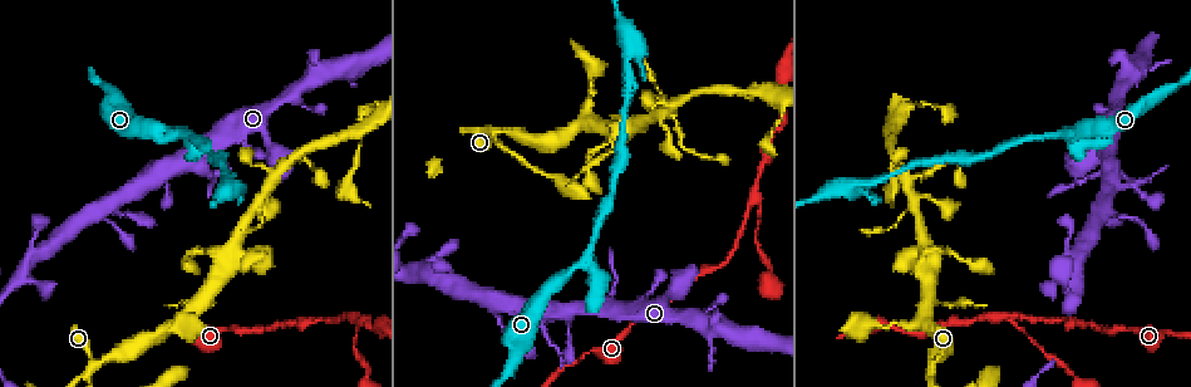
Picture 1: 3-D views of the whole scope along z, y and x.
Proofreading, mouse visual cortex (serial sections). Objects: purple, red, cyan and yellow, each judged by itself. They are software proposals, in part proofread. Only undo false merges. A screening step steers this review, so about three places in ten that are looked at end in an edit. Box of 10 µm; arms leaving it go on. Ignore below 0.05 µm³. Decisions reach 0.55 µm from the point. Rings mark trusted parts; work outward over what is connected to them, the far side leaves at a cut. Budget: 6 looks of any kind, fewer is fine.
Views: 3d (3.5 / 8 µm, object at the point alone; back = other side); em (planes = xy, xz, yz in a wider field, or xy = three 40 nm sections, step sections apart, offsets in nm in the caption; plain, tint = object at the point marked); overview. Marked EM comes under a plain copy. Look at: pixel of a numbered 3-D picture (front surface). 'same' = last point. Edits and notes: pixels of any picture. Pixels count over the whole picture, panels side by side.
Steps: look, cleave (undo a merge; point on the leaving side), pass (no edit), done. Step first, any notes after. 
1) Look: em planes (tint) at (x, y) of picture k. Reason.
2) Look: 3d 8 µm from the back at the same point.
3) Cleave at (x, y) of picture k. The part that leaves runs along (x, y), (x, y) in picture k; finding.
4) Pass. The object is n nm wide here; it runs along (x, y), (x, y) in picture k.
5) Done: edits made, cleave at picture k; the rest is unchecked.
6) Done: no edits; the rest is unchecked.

Look: 3d 8 µm from the back at (1101, 210) of picture 1. Sharp bend.

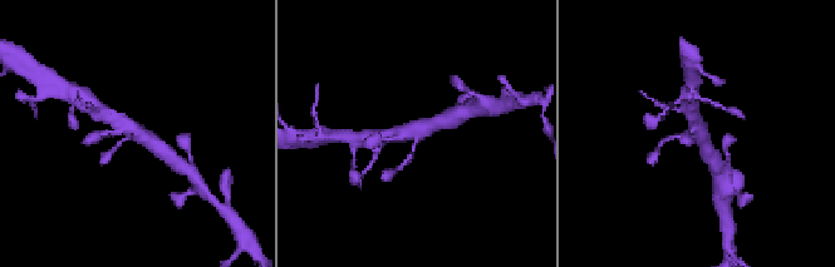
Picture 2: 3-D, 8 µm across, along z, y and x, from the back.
Look: 3d 3.5 µm at the same point.

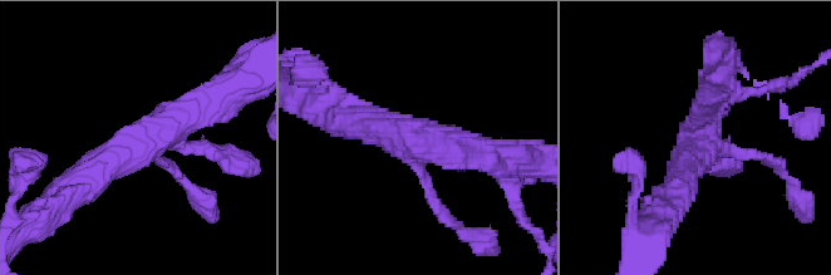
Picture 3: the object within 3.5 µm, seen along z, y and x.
Look: em xy step 1 (tint) at (417, 140) of picture 3.

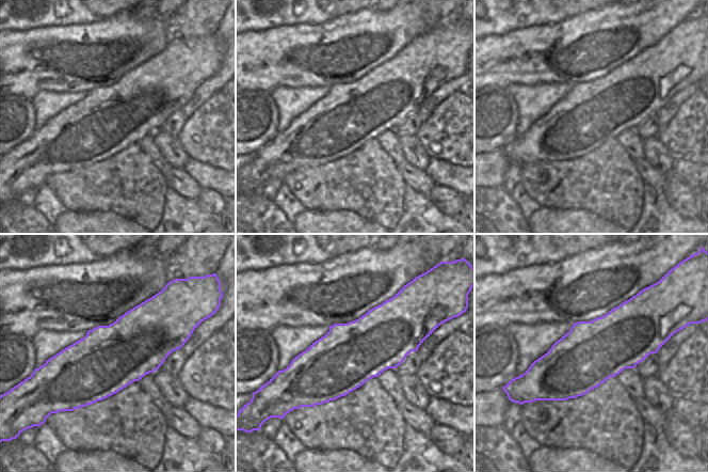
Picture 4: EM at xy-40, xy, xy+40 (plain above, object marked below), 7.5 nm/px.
Pass. The object is 480 nm wide here; it runs along (205, 102), (69, 191) in picture 3; continuous, no second cell.

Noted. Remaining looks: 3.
Look: 3d 8 µm at (757, 199) of picture 1. Two arms in line, one across.

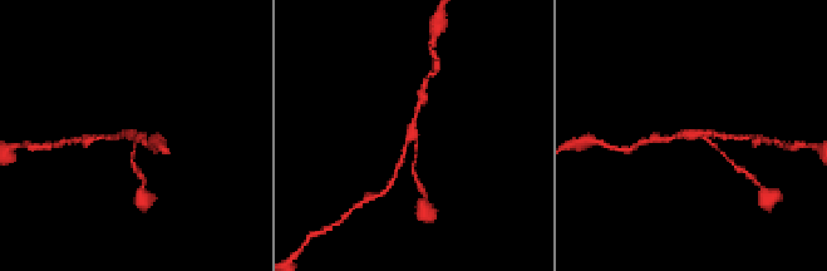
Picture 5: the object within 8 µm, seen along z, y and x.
Look: em xy step 5 (tint) at the same point. 3 arms meet here; the arms are 150, 150, 150 nm wide; shape alone is not enough.

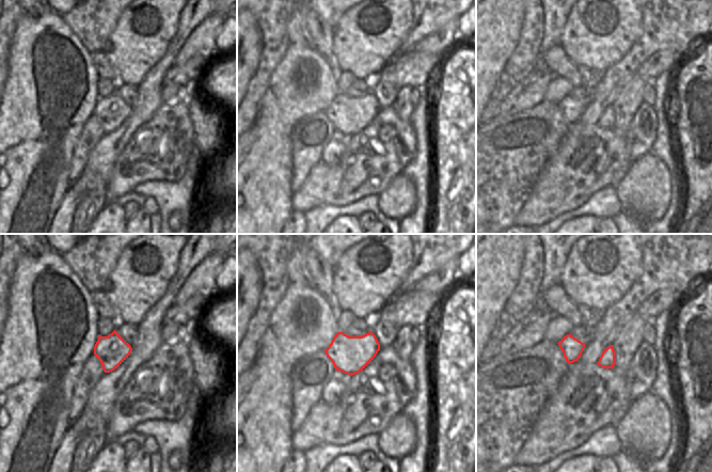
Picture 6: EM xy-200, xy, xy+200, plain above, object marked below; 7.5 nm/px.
Pass. It runs along (398, 167), (421, 100) in picture 5; continuous, no second cell.

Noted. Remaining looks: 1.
Done: no edits; the rest is unchecked.

